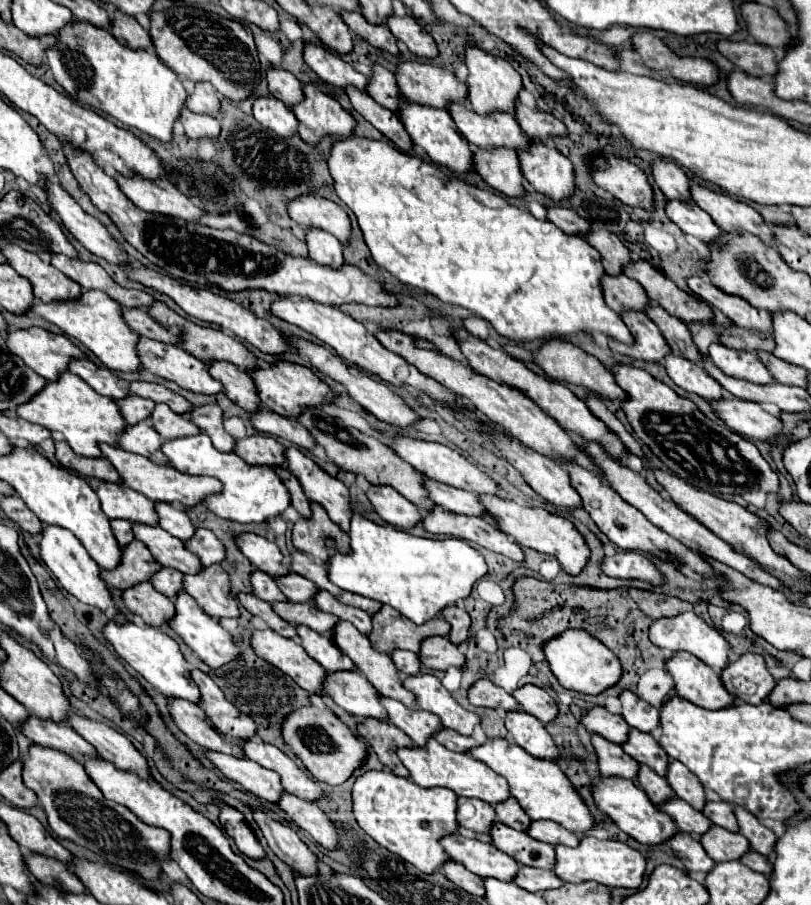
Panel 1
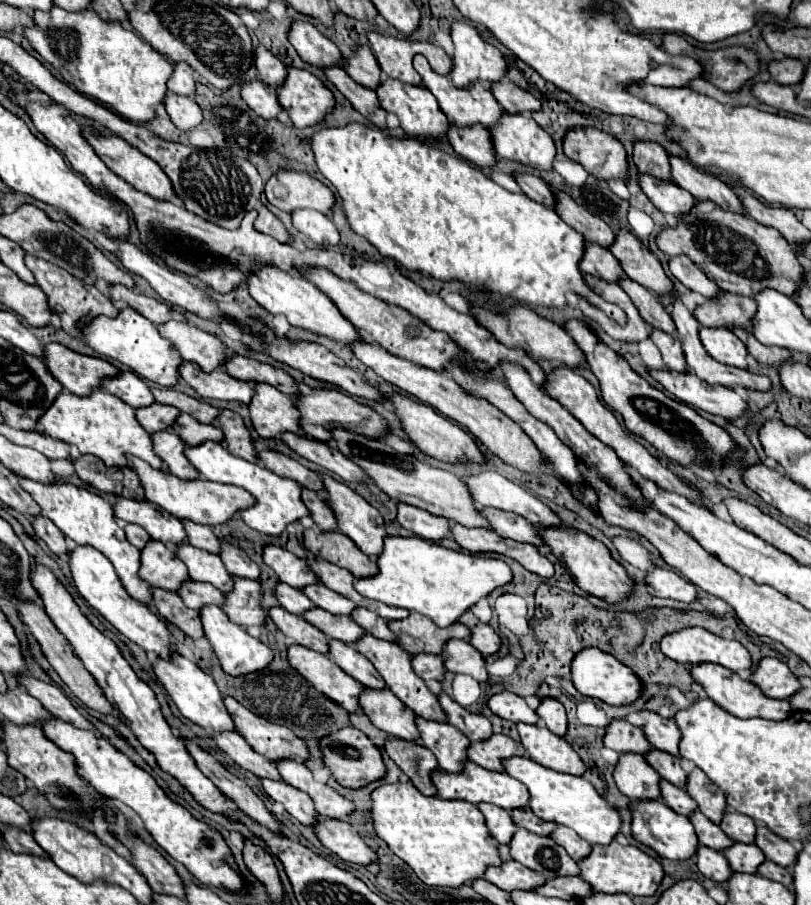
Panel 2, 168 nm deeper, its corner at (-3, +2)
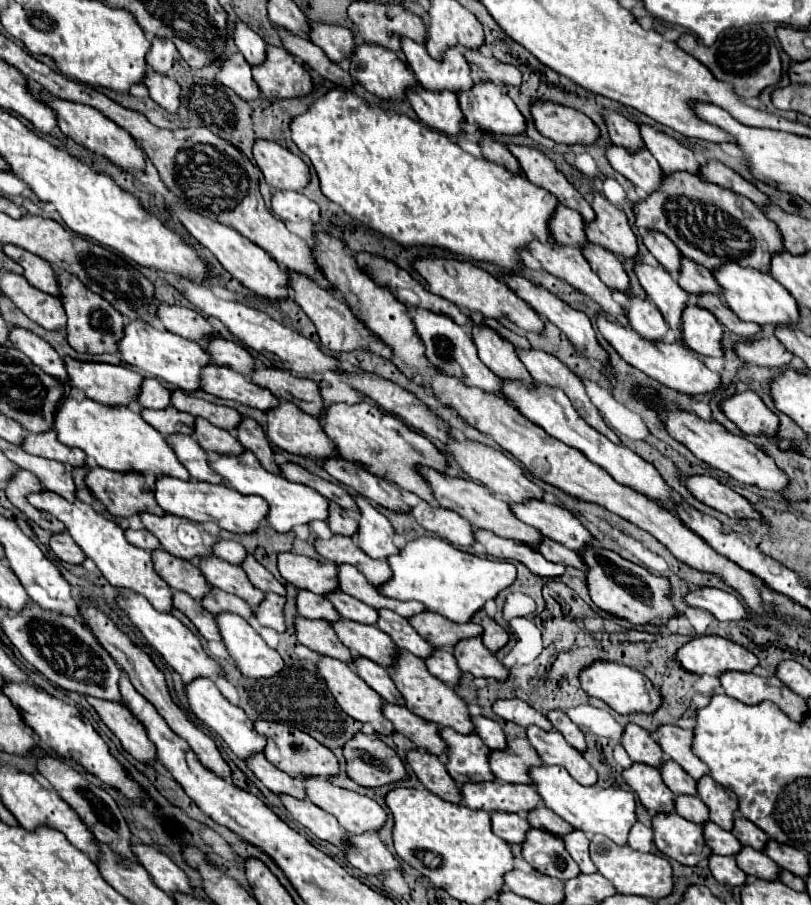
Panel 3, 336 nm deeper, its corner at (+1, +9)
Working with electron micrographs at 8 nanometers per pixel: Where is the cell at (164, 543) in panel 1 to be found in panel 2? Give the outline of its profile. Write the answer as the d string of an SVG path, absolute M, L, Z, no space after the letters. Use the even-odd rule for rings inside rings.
M182 544L182 548L176 548L176 554L186 564L192 580L208 582L224 594L228 594L234 588L234 578L222 564L220 556L202 552L200 548L194 548L190 544Z

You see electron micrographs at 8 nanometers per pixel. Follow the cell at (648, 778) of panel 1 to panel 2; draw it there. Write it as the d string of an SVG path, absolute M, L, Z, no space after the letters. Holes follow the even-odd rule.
M666 780L660 782L662 788L662 800L676 812L676 814L684 814L684 816L692 816L694 810L698 808L698 804L690 798L690 794L684 788L678 788Z

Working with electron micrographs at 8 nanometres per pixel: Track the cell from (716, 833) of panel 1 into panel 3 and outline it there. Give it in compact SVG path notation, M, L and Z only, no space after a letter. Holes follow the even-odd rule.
M742 847L738 851L736 857L736 863L738 867L746 873L746 875L754 875L758 879L776 879L778 877L778 865L766 855L766 853L758 853L756 849L750 849L750 847Z

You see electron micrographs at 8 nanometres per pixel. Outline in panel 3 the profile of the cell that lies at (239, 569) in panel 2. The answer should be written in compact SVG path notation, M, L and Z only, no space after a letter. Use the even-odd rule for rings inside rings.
M250 553L244 557L244 561L240 563L240 567L244 569L244 573L248 575L250 583L262 591L272 591L278 595L284 595L284 587L272 577L270 571L266 571L254 557L250 557Z

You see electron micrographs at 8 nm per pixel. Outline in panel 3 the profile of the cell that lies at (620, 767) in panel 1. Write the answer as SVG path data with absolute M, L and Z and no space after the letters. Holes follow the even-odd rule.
M632 763L630 769L624 769L622 777L650 813L674 811L674 793L666 789L658 769L650 769L650 765Z

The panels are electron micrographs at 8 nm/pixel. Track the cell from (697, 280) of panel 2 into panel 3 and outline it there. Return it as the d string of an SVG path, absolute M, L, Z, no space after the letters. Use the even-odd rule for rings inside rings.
M648 231L644 235L644 243L650 249L650 253L656 257L656 261L670 273L678 273L678 265L682 265L682 253L674 249L674 243L668 241L658 231Z

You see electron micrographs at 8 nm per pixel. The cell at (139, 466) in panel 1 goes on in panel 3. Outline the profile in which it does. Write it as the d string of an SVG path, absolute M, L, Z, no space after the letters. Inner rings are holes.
M158 477L156 485L154 485L154 495L156 495L158 505L166 513L172 513L172 515L196 521L196 523L214 521L214 523L218 523L220 529L228 529L234 533L254 531L268 511L268 503L262 497L242 495L242 493L230 489L228 485L214 485L214 483L206 483L206 481L194 481L194 479L182 481L176 477Z

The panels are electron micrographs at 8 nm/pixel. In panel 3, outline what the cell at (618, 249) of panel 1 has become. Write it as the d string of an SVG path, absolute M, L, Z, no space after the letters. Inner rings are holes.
M508 145L508 149L518 159L528 181L556 195L562 205L578 211L586 223L596 217L594 209L586 203L586 199L566 181L566 177L554 167L554 163L542 151L528 149L522 145Z

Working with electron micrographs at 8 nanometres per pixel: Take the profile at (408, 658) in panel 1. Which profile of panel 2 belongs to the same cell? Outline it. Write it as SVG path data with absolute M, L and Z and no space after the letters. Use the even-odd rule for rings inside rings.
M416 654L412 660L412 668L422 680L436 680L436 682L442 682L446 672L444 658L436 654Z

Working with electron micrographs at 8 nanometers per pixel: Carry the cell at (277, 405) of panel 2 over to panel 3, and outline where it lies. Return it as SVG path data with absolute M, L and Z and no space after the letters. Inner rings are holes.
M280 401L276 407L266 411L266 415L266 435L272 445L306 457L330 457L336 453L334 443L324 435L320 421L302 413L302 409L290 401Z

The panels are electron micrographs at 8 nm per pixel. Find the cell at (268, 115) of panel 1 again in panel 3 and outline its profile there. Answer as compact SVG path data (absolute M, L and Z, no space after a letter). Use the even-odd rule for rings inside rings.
M240 53L224 61L222 71L216 75L216 79L246 101L258 99L260 95L260 89L252 77L252 65L248 65L248 61Z

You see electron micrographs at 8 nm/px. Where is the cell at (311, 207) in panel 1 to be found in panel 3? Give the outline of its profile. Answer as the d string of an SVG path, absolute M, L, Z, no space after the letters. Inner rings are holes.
M258 139L254 143L254 159L272 191L302 191L310 183L308 165L274 141Z

